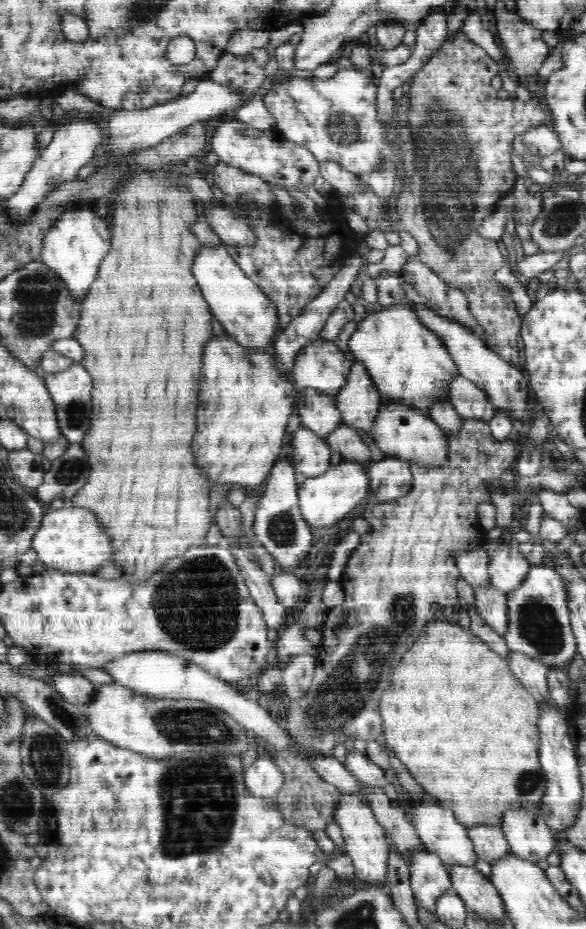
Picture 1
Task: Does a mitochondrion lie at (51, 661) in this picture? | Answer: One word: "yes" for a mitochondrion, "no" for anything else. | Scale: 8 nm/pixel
no

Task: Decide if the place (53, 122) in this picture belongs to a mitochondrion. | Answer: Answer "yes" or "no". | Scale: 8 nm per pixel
no

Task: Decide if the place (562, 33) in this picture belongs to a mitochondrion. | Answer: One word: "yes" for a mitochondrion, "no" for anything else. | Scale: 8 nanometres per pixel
no

